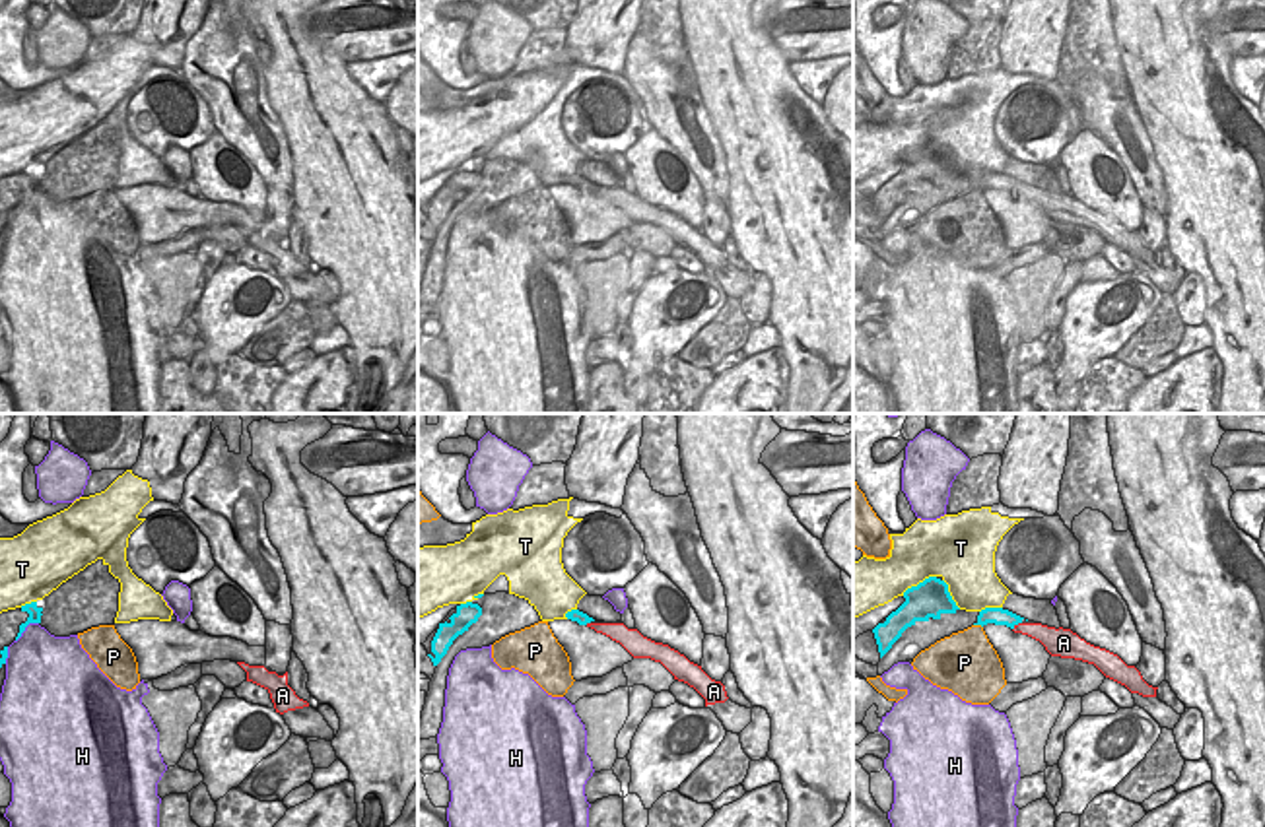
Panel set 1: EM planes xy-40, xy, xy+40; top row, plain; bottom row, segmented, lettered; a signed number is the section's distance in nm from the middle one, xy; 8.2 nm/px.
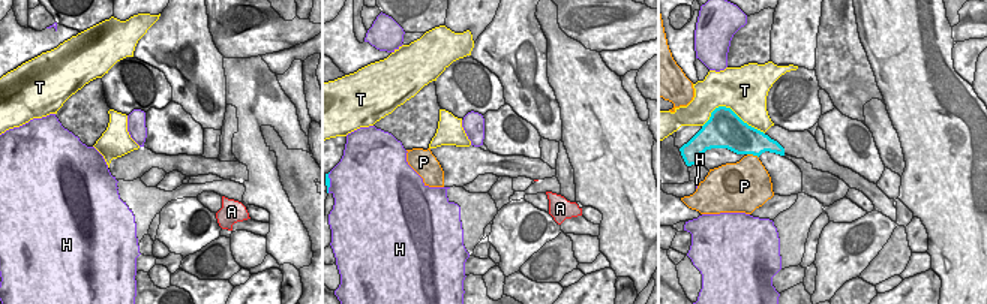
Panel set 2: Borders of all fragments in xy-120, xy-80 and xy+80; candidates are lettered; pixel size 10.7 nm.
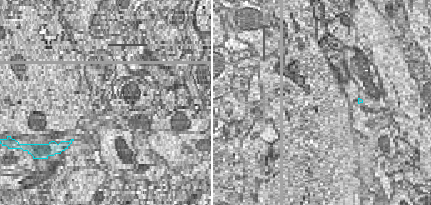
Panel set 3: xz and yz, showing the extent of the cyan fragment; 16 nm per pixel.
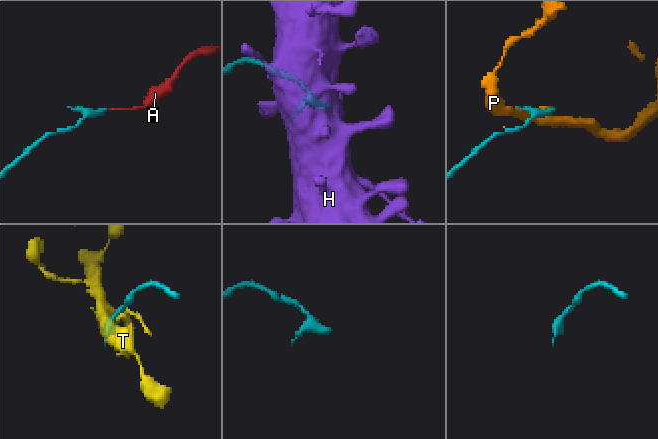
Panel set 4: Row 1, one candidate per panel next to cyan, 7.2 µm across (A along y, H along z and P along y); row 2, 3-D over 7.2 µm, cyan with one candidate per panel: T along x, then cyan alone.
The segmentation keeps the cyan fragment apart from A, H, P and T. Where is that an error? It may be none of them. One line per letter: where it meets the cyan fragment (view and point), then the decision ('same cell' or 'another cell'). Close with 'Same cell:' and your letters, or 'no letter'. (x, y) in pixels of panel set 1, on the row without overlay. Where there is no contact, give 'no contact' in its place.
A: contact xy+40 (1017, 189); same cell
H: contact xy-40 (24, 195); another cell
P: contact xy+40 (978, 189); another cell
T: contact xy+40 (920, 148); another cell
Same cell: A

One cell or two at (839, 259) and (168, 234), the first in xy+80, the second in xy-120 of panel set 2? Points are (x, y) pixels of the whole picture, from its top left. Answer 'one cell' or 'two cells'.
one cell

